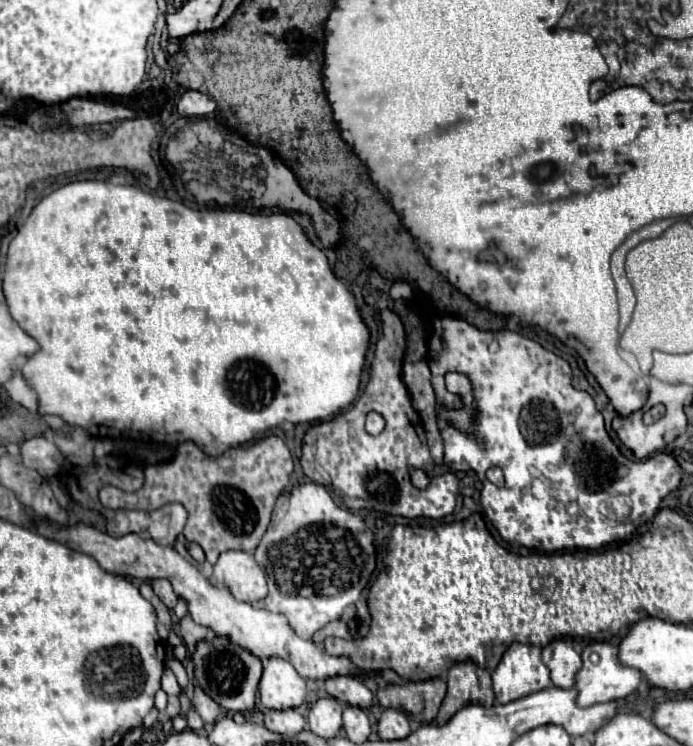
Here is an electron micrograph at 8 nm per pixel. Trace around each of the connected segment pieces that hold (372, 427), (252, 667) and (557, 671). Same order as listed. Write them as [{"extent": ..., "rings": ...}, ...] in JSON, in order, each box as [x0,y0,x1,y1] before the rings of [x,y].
[{"extent":[367,413,385,435],"rings":[[[369,413],[367,415],[367,431],[371,435],[379,435],[383,431],[383,427],[385,427],[385,423],[383,423],[381,415],[377,415],[377,413]]]},{"extent":[193,637,261,713],"rings":[[[215,637],[213,641],[199,641],[193,653],[195,683],[223,709],[233,713],[245,713],[253,709],[257,699],[257,687],[261,679],[261,659],[247,649],[235,645],[229,637]]]},{"extent":[543,639,579,689],"rings":[[[555,639],[543,647],[543,663],[549,667],[549,677],[555,687],[571,689],[575,671],[579,669],[579,653],[565,639]]]}]

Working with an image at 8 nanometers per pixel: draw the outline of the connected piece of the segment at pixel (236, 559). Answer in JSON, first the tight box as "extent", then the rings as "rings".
{"extent":[209,551,267,603],"rings":[[[225,551],[223,555],[219,555],[219,561],[215,563],[213,575],[211,575],[209,581],[215,587],[227,587],[237,601],[255,603],[255,601],[267,597],[267,579],[265,579],[265,573],[261,571],[261,567],[255,563],[253,553],[245,553],[245,551]]]}

